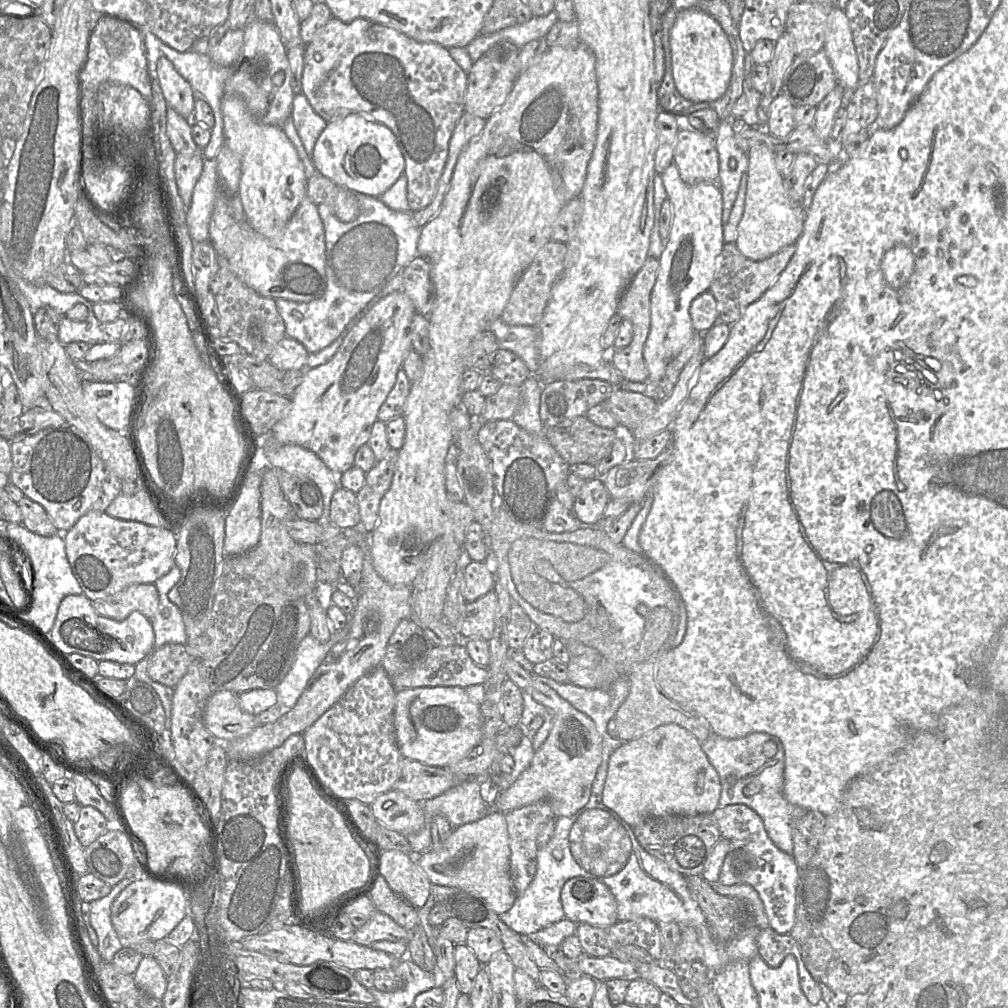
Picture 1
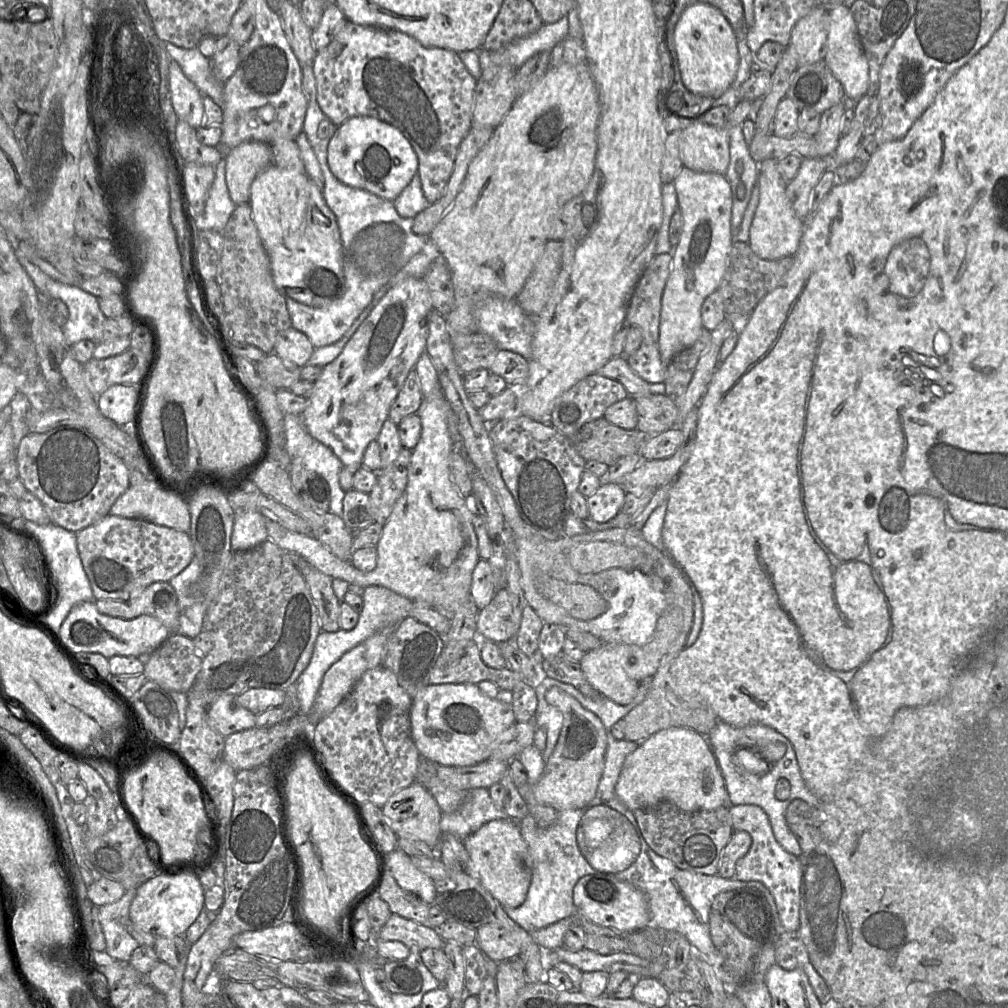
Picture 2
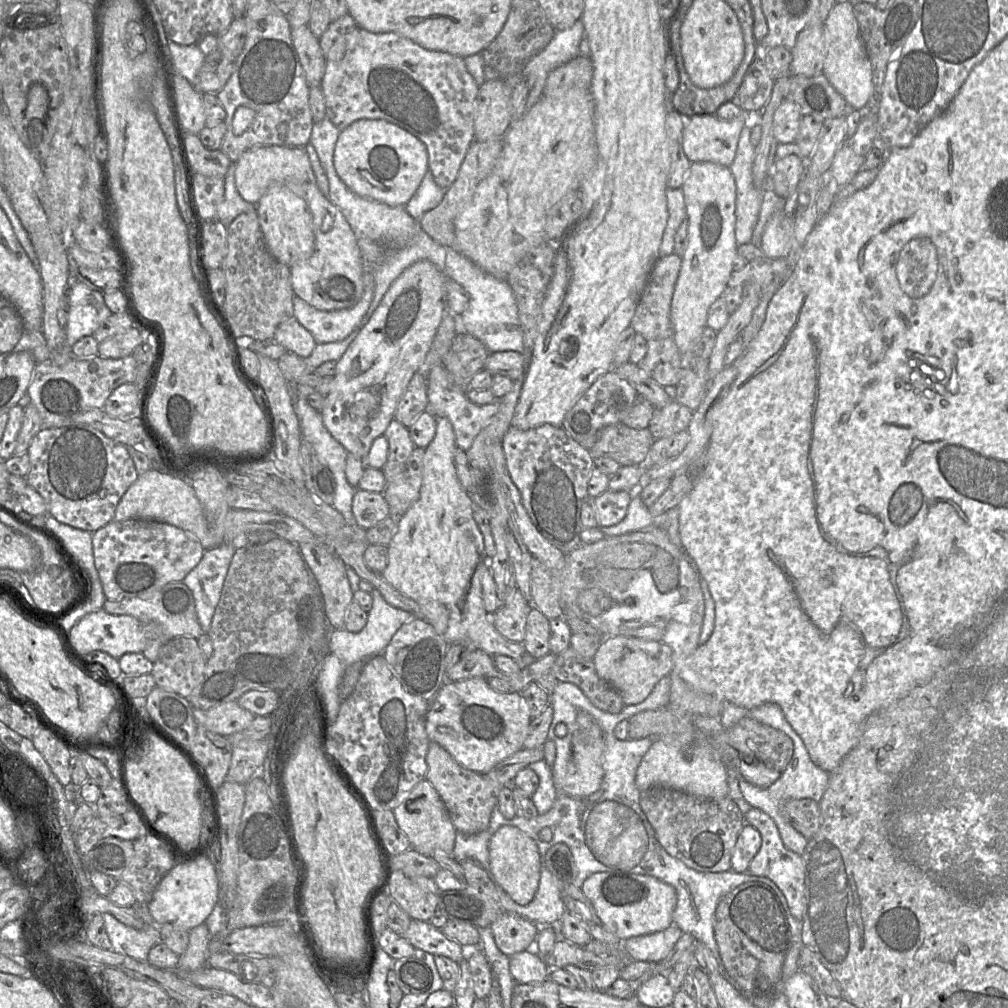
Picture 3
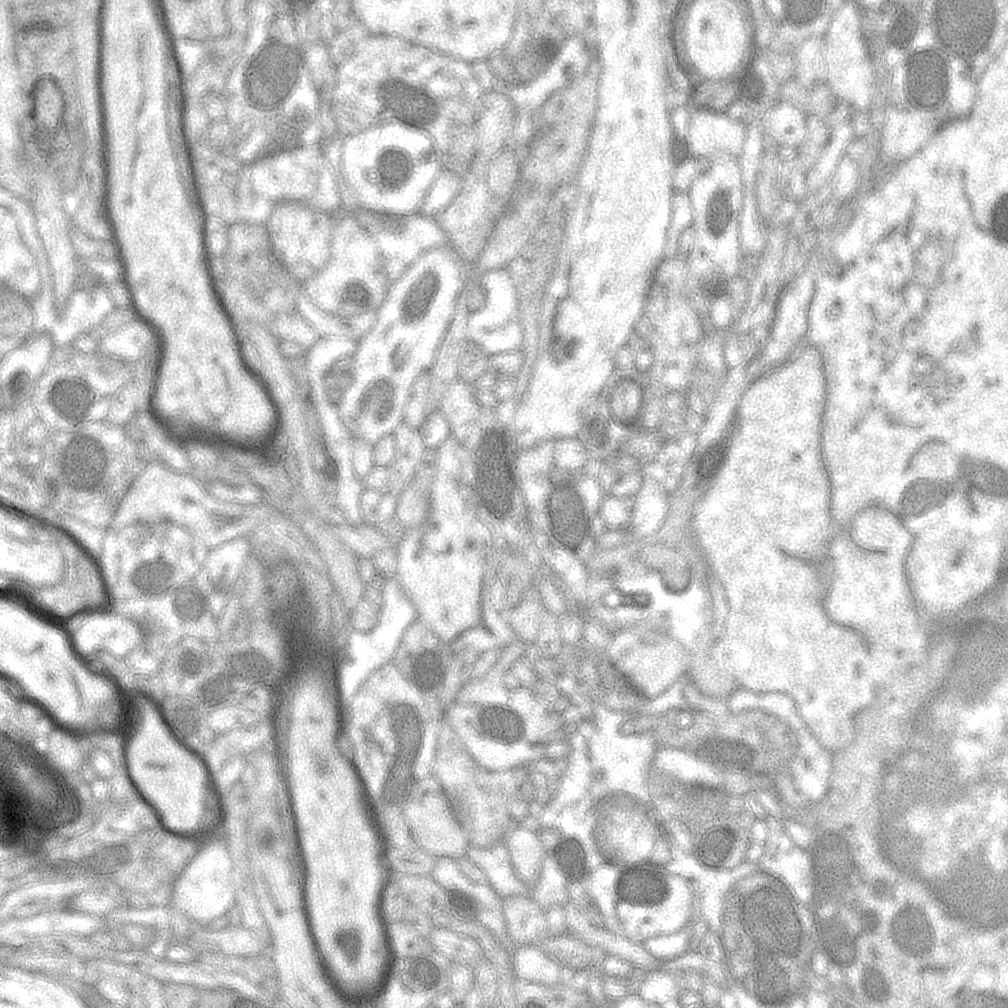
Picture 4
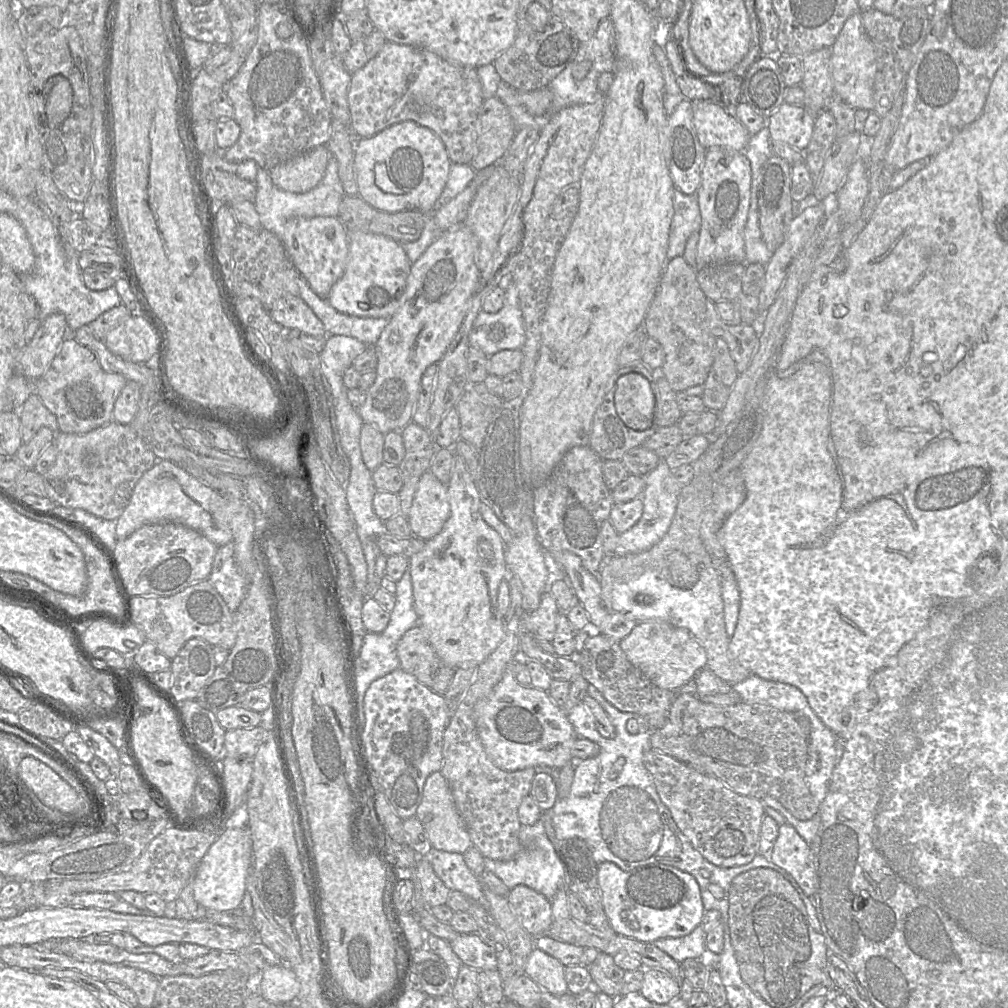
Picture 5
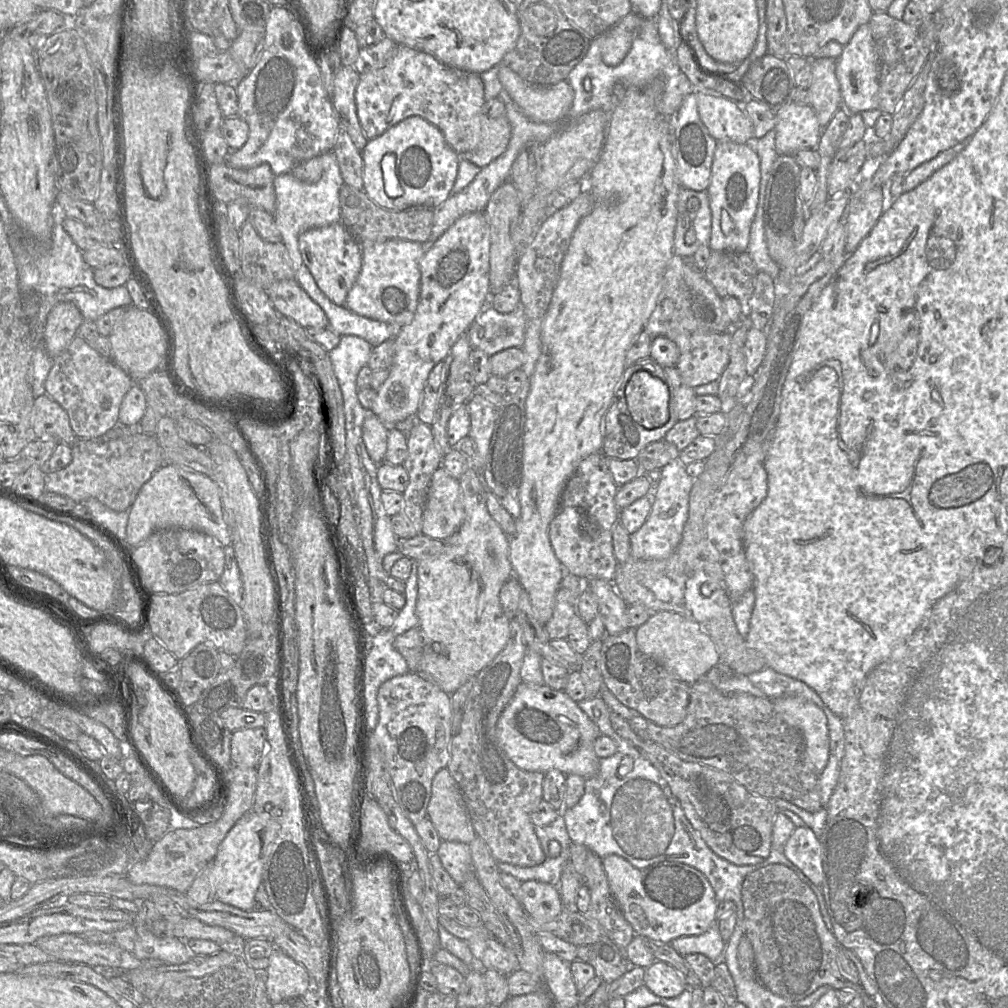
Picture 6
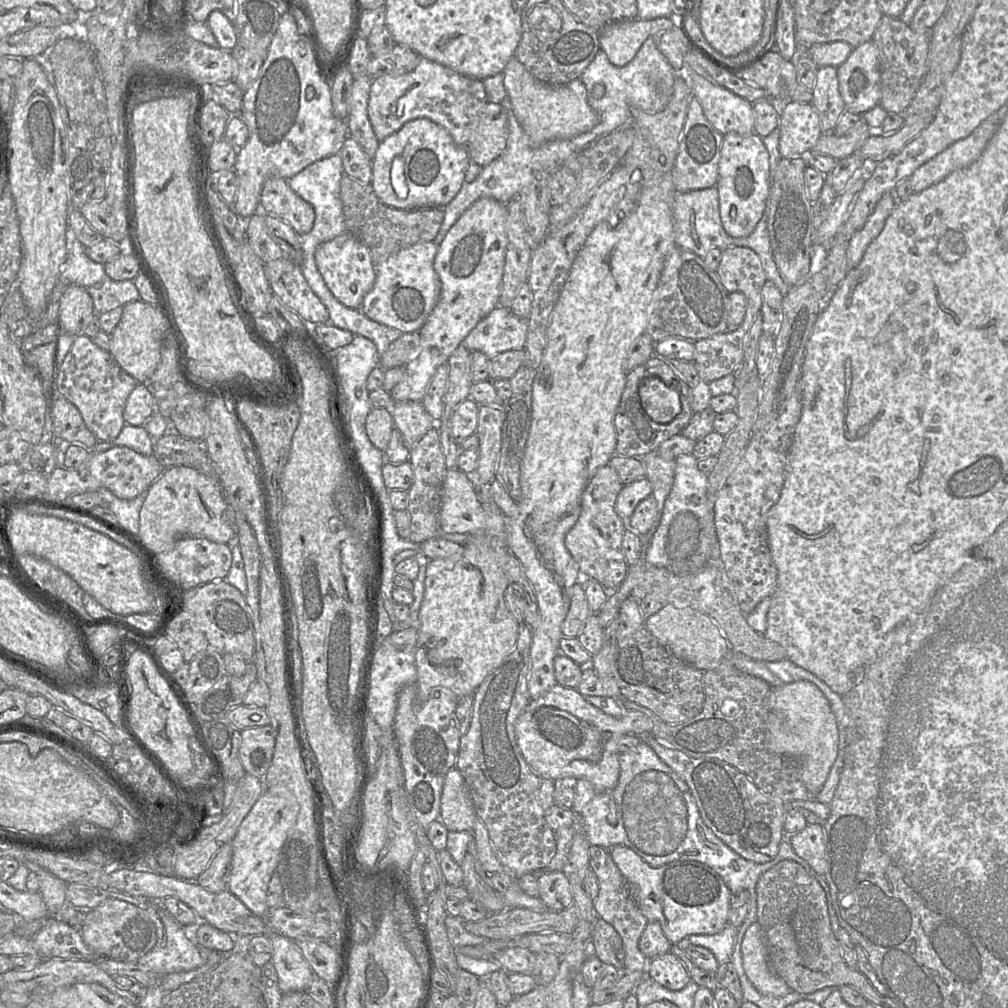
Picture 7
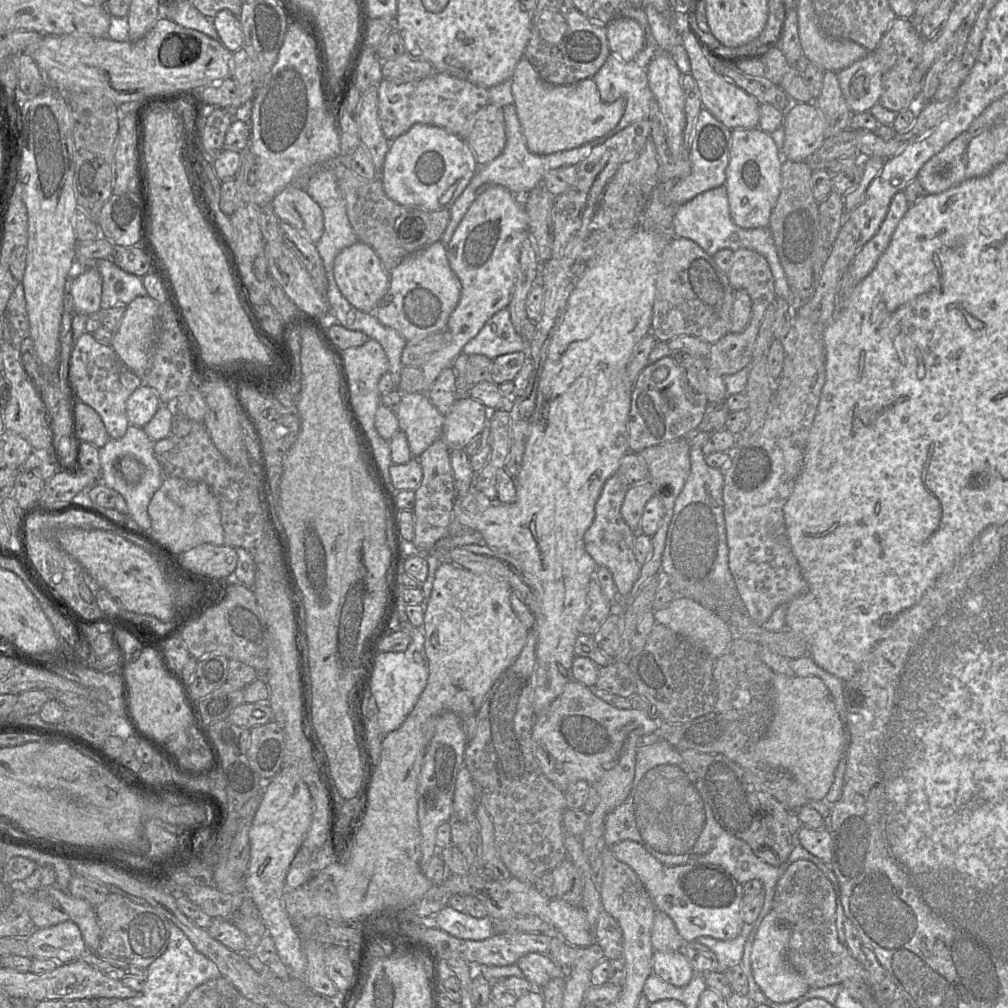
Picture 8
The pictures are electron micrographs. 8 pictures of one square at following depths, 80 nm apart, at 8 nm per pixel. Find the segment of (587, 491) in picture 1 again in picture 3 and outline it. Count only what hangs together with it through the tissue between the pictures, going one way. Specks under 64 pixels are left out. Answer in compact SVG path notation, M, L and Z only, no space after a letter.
M610 489L591 498L599 526L609 527L620 523L625 518L632 499L627 491L611 491Z

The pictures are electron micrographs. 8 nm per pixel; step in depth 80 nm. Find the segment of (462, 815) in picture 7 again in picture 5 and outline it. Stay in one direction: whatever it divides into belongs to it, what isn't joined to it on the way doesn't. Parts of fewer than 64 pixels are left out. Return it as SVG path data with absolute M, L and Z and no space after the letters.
M440 771L432 773L427 778L423 798L415 817L423 824L433 849L464 854L472 845L466 825L455 805L450 786Z

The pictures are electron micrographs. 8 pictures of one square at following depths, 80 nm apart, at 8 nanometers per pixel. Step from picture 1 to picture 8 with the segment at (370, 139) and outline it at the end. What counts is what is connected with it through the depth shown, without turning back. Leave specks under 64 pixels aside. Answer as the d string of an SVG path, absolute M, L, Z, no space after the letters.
M417 123L391 140L379 178L387 196L400 205L449 211L477 170L475 155L465 139L442 127Z

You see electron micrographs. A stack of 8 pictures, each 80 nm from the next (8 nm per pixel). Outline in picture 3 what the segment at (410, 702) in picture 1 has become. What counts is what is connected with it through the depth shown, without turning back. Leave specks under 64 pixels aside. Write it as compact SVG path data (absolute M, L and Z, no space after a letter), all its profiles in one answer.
M473 677L464 679L457 682L446 682L434 699L430 702L430 708L426 715L426 732L431 742L438 743L441 747L443 747L449 754L464 768L468 770L473 770L478 773L486 773L491 770L495 765L497 765L500 761L509 757L510 755L525 749L523 747L524 741L528 736L530 723L532 721L532 717L530 715L529 707L526 700L521 696L520 692L499 692L493 690L489 685L488 681L485 678L481 677Z

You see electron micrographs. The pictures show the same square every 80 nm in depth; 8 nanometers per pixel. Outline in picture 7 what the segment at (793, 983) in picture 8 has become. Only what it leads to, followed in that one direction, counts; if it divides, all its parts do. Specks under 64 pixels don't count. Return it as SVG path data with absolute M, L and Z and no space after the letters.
M757 922L752 923L744 934L741 955L746 976L762 994L781 997L792 992L782 978L770 972L766 938Z

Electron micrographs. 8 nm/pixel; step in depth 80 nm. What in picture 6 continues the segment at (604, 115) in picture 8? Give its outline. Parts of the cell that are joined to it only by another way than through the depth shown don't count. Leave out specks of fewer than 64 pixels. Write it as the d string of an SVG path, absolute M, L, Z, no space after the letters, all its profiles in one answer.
M499 65L499 80L510 97L518 105L520 110L530 119L536 122L556 122L571 118L571 109L574 92L567 81L561 81L551 86L533 85L522 79L517 73L505 65Z

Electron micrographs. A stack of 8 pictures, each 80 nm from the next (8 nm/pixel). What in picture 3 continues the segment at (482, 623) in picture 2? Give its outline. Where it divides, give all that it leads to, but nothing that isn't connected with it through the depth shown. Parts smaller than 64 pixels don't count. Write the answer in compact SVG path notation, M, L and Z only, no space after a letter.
M515 589L491 614L493 624L506 639L522 643L526 633L527 617L532 608L531 603Z

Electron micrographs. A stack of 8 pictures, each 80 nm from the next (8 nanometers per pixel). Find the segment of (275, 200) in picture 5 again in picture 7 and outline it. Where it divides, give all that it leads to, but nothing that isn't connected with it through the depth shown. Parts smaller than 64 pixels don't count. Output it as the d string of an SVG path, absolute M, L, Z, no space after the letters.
M336 154L328 156L326 158L323 158L308 165L306 168L304 168L302 171L300 171L298 174L296 174L287 181L291 189L306 202L310 203L314 208L315 221L312 230L307 234L300 235L301 246L302 246L301 239L313 239L312 241L313 254L315 254L317 247L322 243L330 241L335 237L344 234L348 231L345 223L345 217L343 213L343 206L341 200L340 185L341 185L341 180L343 178L343 174L344 174L344 169L343 169L342 158L339 154Z

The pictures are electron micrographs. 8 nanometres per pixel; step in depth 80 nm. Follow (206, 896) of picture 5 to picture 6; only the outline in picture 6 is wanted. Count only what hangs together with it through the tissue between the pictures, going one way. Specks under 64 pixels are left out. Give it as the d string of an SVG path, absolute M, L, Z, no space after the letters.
M248 811L236 822L221 842L215 858L210 863L213 900L219 900L244 911L256 908L256 892L263 882L263 872L277 831L278 821L268 812Z

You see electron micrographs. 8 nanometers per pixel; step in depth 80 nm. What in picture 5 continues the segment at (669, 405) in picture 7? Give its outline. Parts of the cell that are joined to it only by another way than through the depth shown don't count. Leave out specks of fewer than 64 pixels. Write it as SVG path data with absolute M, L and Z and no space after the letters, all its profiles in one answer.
M639 373L621 376L614 393L614 405L622 422L643 431L653 427L655 395L650 381Z

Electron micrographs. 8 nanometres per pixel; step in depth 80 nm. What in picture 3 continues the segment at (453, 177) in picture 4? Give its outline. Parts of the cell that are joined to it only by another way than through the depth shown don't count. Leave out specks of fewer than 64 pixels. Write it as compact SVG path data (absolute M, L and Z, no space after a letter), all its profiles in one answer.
M428 171L416 193L404 208L413 219L419 219L424 213L441 203L446 190L436 184L431 172Z

